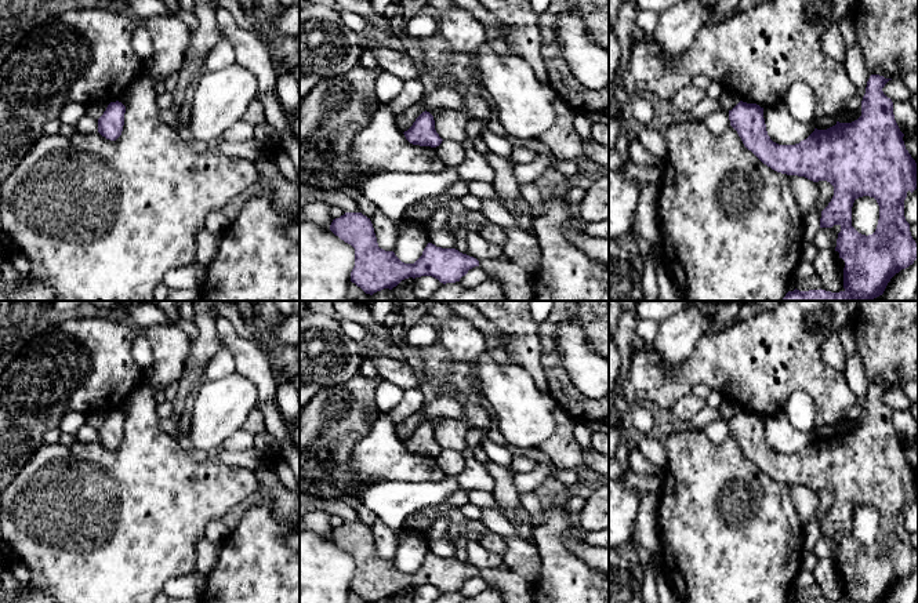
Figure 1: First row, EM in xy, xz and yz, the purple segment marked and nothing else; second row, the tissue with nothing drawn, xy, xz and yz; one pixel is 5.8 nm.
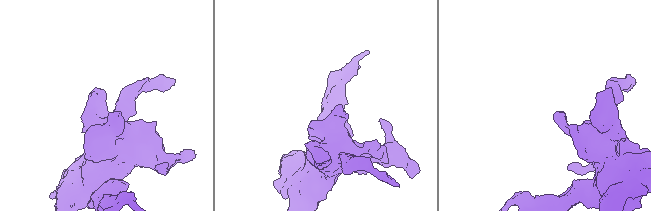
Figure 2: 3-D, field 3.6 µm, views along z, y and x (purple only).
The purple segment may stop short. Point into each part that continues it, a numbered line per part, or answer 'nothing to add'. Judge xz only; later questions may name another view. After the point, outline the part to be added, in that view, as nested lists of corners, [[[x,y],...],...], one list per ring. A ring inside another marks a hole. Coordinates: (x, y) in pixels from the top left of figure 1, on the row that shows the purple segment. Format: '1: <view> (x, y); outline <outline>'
nothing to add

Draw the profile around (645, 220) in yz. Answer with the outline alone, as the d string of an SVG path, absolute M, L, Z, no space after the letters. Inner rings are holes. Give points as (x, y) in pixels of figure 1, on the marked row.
M658 182L641 186L641 197L634 215L636 230L652 244L660 244L660 222L657 217Z

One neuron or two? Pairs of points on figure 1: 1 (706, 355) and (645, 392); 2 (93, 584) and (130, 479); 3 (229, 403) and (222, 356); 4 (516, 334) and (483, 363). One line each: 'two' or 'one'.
1: one
2: one
3: two
4: two

